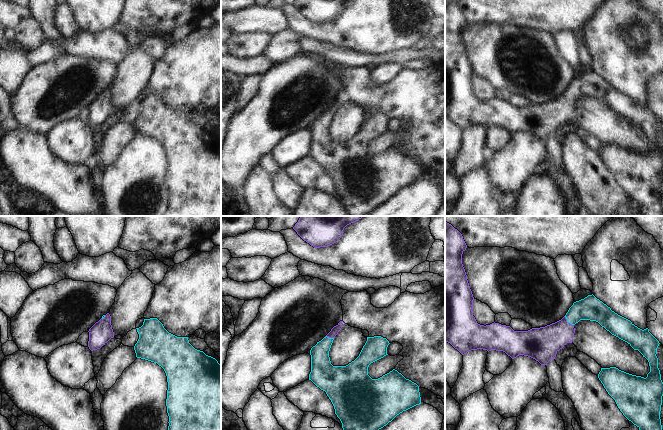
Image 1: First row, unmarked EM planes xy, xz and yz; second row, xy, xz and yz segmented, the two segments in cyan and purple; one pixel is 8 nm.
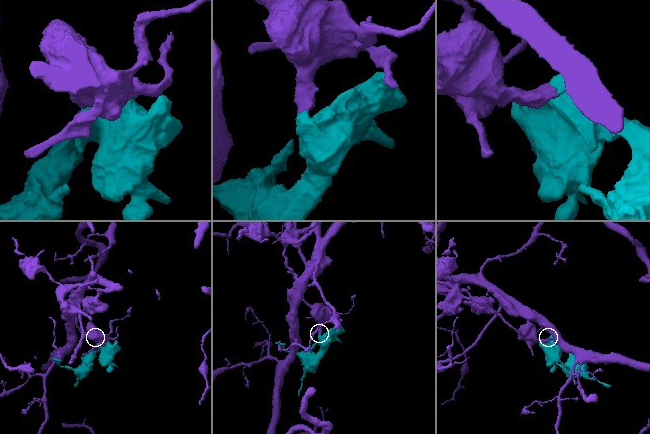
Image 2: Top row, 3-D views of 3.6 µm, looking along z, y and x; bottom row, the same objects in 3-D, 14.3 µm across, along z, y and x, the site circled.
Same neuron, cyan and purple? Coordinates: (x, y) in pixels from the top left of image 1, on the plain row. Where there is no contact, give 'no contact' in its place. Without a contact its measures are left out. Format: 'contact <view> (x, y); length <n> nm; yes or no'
contact yz (568, 98); length 110 nm; yes

